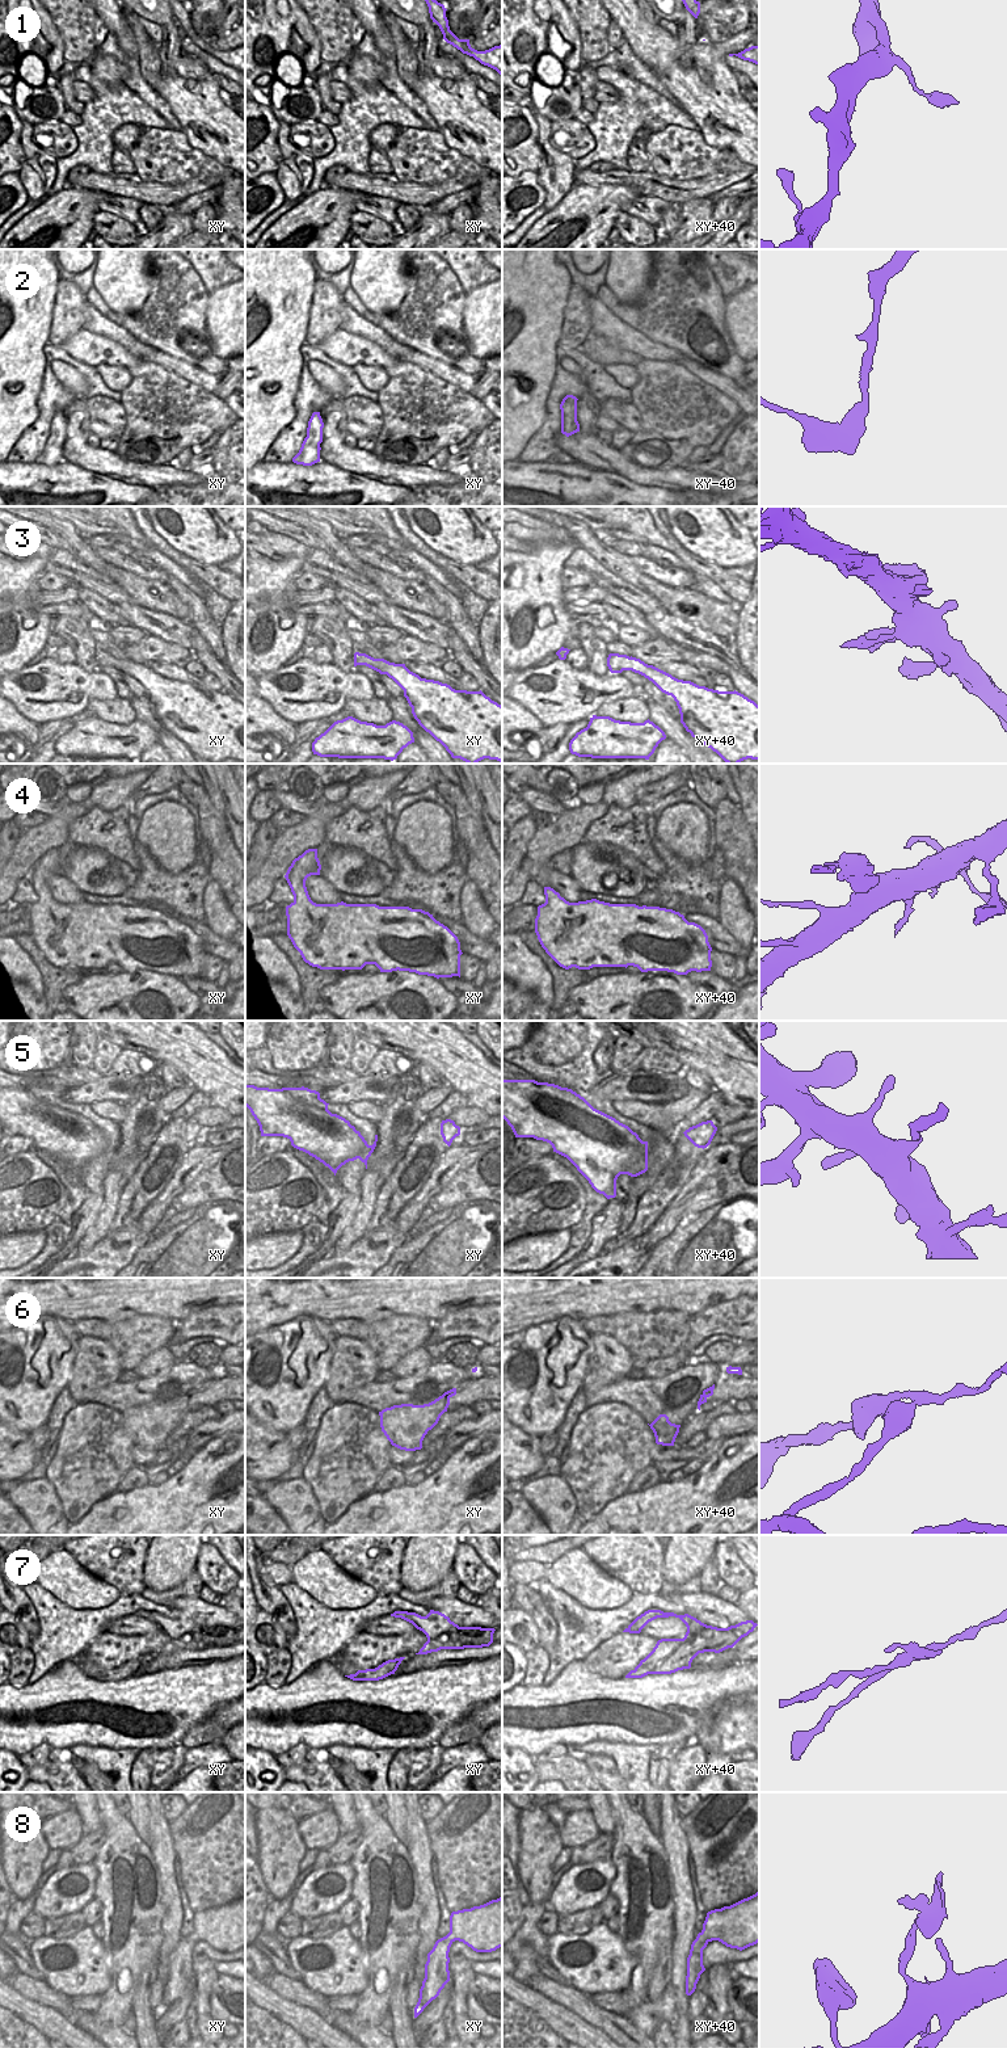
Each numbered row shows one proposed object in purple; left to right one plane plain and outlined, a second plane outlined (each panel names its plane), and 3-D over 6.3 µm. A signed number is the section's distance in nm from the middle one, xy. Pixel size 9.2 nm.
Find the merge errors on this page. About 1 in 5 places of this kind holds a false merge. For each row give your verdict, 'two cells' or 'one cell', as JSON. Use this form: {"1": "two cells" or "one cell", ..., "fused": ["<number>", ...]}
{"1": "one cell", "2": "two cells", "3": "one cell", "4": "one cell", "5": "one cell", "6": "two cells", "7": "two cells", "8": "two cells", "fused": ["2", "6", "7", "8"]}

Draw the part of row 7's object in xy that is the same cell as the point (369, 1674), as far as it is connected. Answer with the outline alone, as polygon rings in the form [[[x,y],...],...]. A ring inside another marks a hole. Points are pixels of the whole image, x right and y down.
[[[366,1669],[358,1670],[355,1674],[345,1675],[353,1681],[379,1681],[391,1674],[383,1674],[380,1670],[376,1669]]]

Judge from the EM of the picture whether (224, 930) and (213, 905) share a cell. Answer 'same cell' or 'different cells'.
same cell

